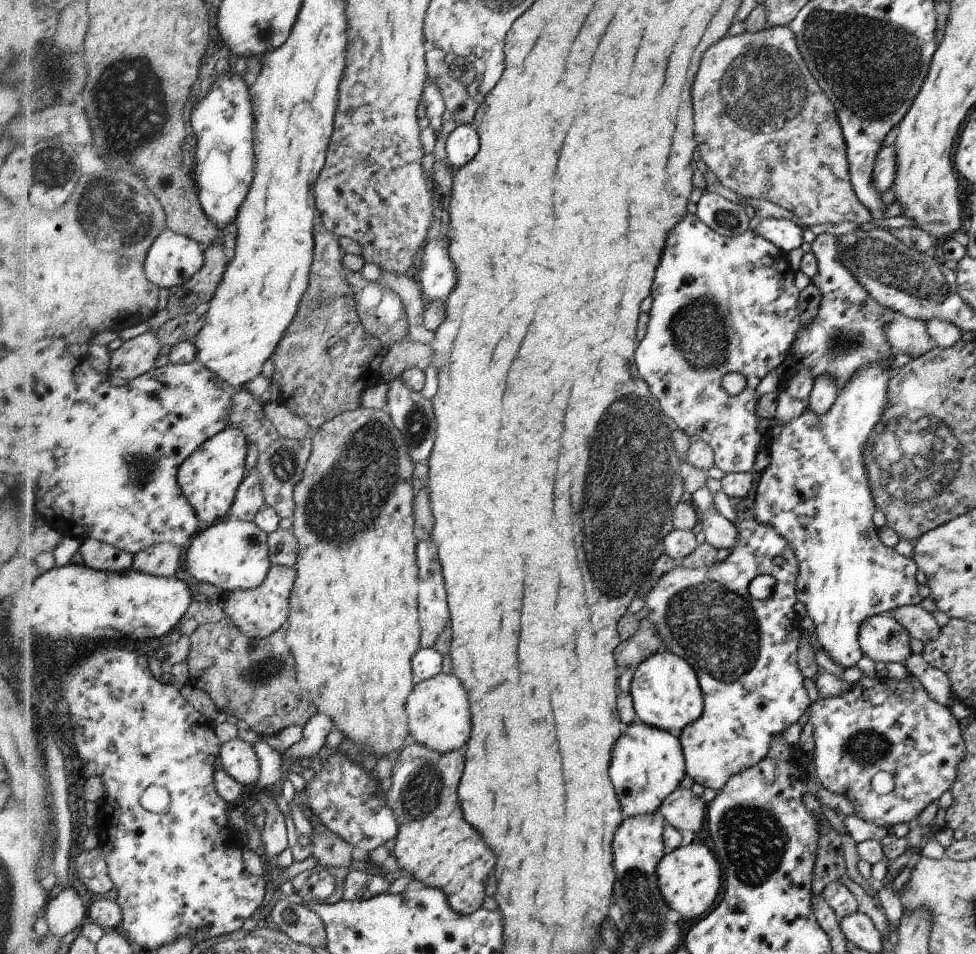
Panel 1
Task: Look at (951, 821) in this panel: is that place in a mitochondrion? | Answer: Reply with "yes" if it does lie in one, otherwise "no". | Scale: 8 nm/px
no

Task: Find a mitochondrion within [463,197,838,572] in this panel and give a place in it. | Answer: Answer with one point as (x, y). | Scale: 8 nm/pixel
(701, 332)

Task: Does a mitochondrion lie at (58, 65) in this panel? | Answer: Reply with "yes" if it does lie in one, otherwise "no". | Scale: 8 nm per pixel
yes

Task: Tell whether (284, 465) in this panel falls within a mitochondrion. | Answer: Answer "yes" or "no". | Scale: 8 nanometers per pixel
yes

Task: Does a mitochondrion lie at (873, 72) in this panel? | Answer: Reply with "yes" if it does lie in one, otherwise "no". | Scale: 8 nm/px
yes

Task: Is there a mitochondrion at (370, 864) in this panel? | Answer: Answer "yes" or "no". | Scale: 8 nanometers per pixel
no

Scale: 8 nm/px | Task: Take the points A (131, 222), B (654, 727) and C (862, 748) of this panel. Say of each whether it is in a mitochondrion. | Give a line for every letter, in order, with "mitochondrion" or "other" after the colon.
A: mitochondrion
B: other
C: mitochondrion

